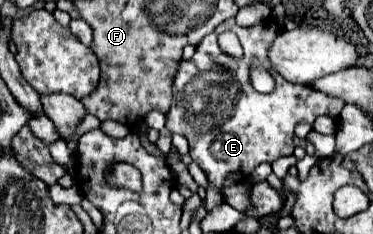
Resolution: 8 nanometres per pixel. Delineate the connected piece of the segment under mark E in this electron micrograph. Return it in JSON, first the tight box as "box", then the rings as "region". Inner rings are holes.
{"box":[165,19,345,211],"region":[[[229,19],[197,45],[195,55],[189,61],[181,61],[179,65],[173,81],[173,105],[167,113],[165,127],[187,137],[191,159],[207,175],[209,185],[203,199],[207,211],[225,205],[221,189],[239,183],[241,175],[237,171],[253,171],[263,161],[273,163],[283,155],[293,155],[293,131],[299,123],[313,125],[321,115],[337,117],[345,105],[341,99],[313,91],[307,85],[289,83],[273,71],[273,65],[267,59],[267,49],[279,33],[281,27],[273,21],[239,27],[235,19]],[[223,31],[233,31],[239,37],[243,59],[233,59],[219,49],[217,35]],[[253,63],[263,65],[273,75],[275,91],[263,95],[253,89],[249,79]]]}

